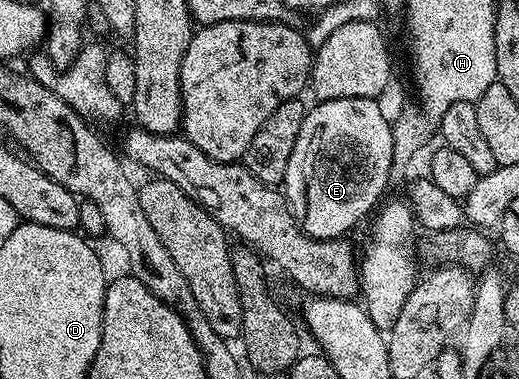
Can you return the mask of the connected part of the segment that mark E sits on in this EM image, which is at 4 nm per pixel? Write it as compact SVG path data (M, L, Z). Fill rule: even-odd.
M336 98L316 104L318 106L310 105L306 109L303 128L299 128L299 140L295 140L295 152L291 152L291 161L287 163L283 193L305 233L312 238L339 238L348 235L348 230L359 225L365 217L368 219L386 197L389 173L395 167L393 127L381 111L382 103L375 98Z

